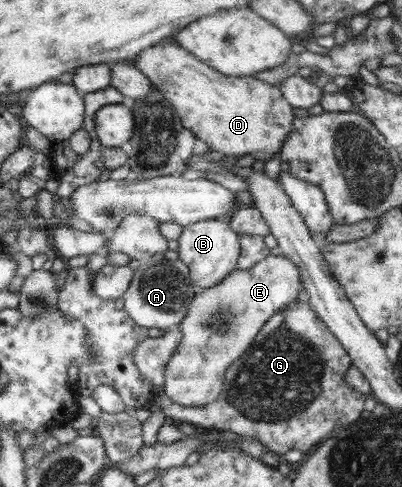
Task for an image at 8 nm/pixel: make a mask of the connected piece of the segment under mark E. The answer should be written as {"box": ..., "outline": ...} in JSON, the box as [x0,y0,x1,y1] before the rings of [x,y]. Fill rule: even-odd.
{"box":[164,254,304,407],"outline":[[[272,254],[251,269],[233,270],[218,285],[205,288],[198,293],[192,301],[191,308],[188,309],[187,316],[179,324],[178,329],[183,334],[182,341],[166,366],[164,391],[166,398],[171,402],[190,407],[206,406],[218,400],[224,391],[224,380],[226,380],[228,368],[238,361],[246,350],[250,349],[256,336],[260,334],[260,330],[272,316],[296,302],[301,289],[304,289],[304,282],[299,266],[282,254]]]}

